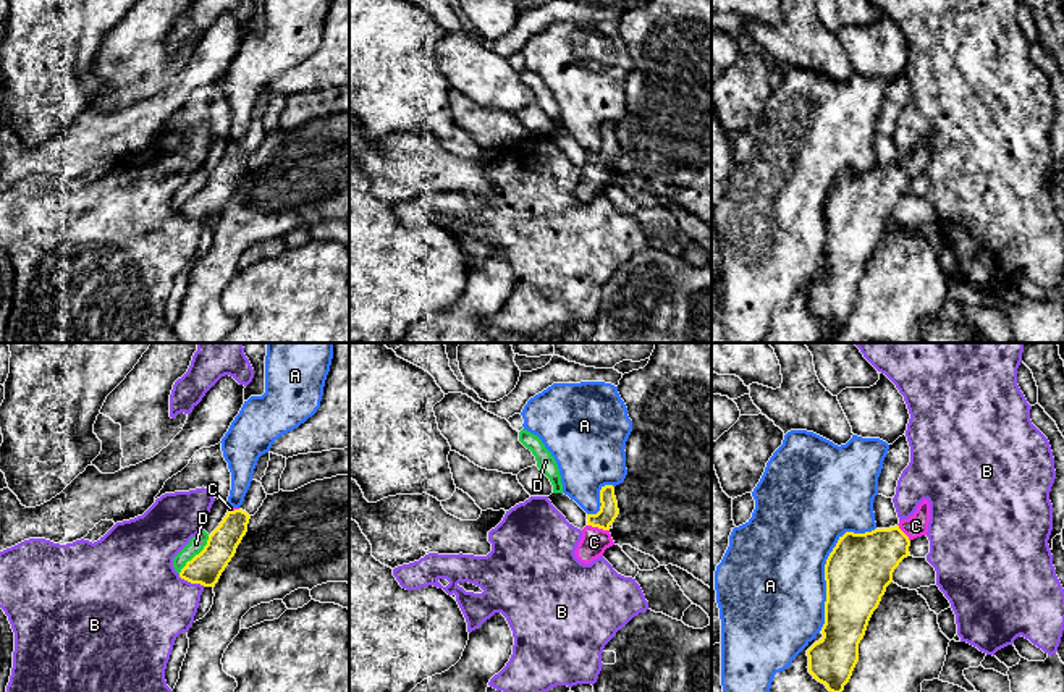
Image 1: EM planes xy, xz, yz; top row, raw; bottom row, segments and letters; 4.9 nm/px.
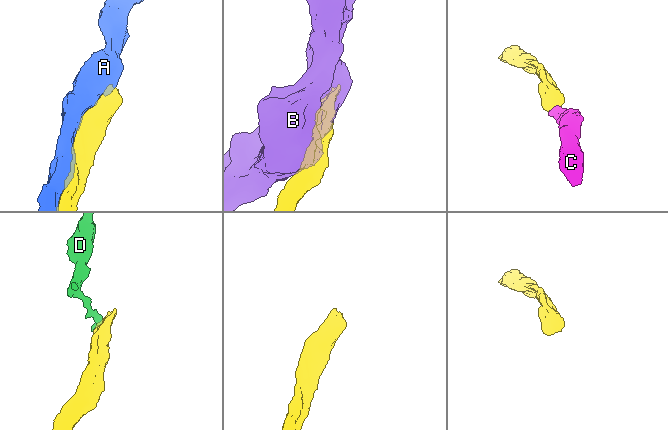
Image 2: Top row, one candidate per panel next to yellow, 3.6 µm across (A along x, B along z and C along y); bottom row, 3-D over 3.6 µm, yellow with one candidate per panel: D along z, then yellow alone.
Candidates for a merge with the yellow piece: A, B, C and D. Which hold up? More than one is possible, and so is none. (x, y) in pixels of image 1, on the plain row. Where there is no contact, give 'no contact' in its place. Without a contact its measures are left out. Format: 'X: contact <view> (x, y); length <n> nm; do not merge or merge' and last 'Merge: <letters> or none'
A: contact yz (825, 204); length 600 nm; do not merge
B: contact xy (191, 220); length 150 nm; do not merge
C: contact xz (599, 165); length 120 nm; merge
D: contact xy (196, 193); length 240 nm; do not merge
Merge: C

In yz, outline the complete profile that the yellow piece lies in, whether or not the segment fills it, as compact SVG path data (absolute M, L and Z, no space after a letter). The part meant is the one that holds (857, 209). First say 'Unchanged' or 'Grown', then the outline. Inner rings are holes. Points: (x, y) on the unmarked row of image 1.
Grown. M930 141L889 167L839 175L825 202L826 239L823 275L809 288L809 310L836 333L859 299L859 281L878 246L893 210L910 194L910 179L927 173Z

